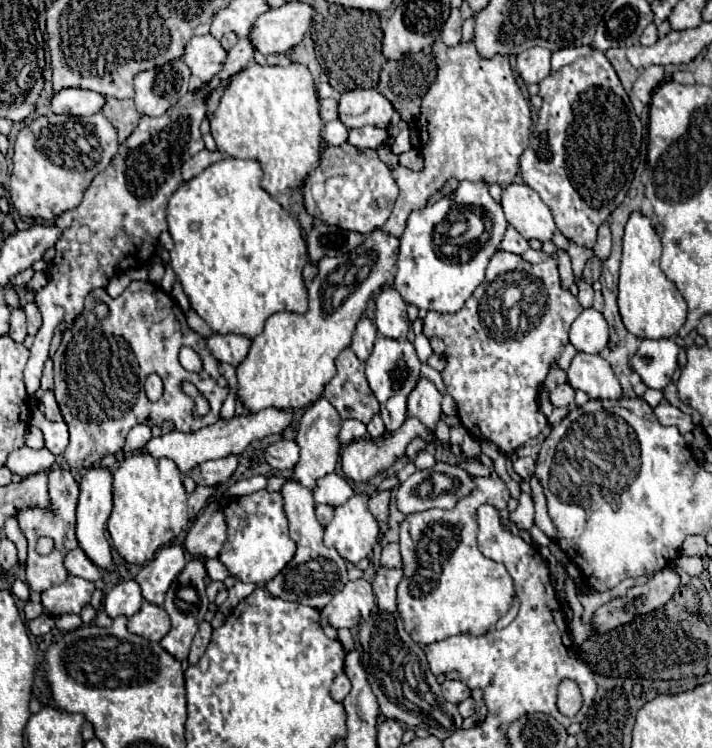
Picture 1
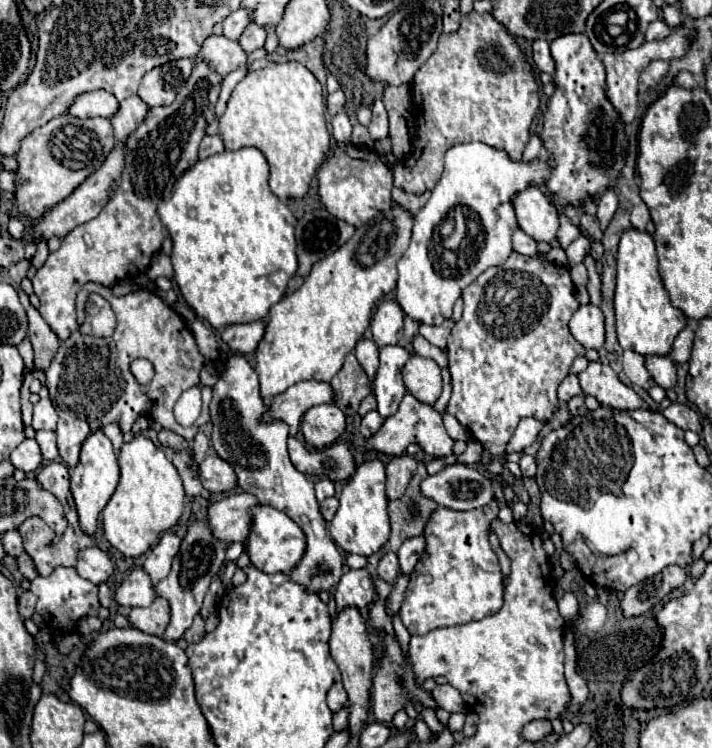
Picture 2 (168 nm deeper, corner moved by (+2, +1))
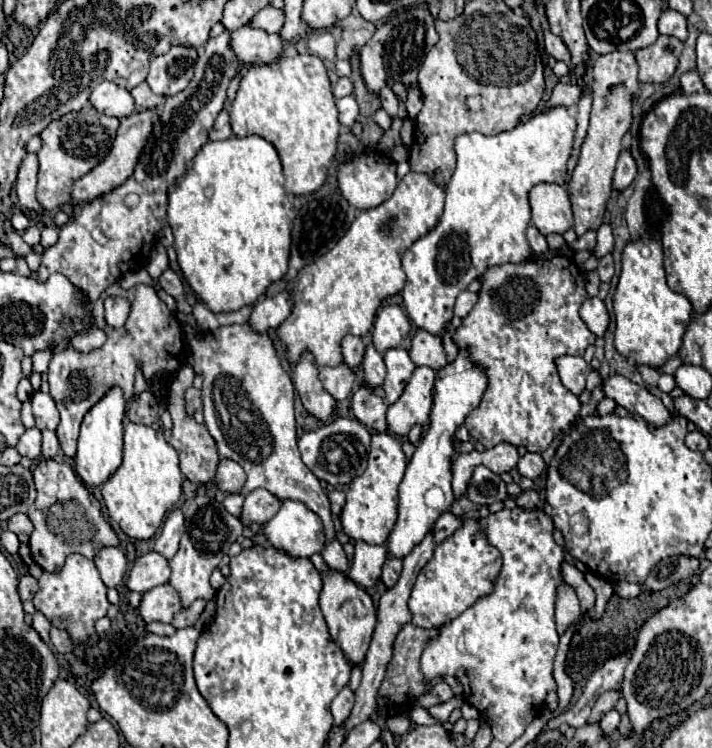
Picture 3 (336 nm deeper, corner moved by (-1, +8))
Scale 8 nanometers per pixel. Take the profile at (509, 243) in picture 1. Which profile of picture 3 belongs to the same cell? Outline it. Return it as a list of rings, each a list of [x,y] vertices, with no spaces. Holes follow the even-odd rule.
[[[530,225],[530,227],[528,227],[526,235],[528,235],[530,247],[532,247],[532,251],[534,251],[536,255],[544,255],[544,253],[548,251],[548,243],[546,243],[544,235],[542,235],[542,233],[538,233],[538,229],[534,229],[534,225]]]

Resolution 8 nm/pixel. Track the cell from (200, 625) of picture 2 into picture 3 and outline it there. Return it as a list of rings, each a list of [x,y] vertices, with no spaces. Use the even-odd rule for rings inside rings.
[[[196,599],[190,607],[186,607],[186,609],[182,609],[180,613],[176,613],[176,615],[174,615],[172,625],[174,625],[176,629],[184,629],[184,627],[194,625],[194,623],[198,621],[200,613],[204,611],[204,605],[206,605],[206,601],[204,601],[204,599]]]

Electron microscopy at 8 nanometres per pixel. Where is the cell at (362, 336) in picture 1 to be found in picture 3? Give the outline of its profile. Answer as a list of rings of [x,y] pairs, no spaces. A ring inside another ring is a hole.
[[[370,343],[366,347],[366,355],[364,355],[364,381],[370,389],[376,389],[384,383],[386,377],[386,365],[382,355],[374,349],[374,345]]]

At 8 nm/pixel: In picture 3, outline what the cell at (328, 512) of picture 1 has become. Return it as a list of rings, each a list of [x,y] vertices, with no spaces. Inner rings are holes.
[[[332,491],[328,493],[328,499],[330,499],[330,505],[332,505],[332,515],[340,515],[342,507],[344,507],[344,501],[346,501],[346,495],[344,491]]]

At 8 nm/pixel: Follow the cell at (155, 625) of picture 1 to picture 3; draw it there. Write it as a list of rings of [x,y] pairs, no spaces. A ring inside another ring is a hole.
[[[164,583],[164,585],[158,585],[150,591],[146,591],[142,597],[142,603],[140,603],[140,615],[144,617],[146,623],[150,623],[150,621],[170,623],[174,613],[180,609],[182,609],[180,595],[170,583]]]

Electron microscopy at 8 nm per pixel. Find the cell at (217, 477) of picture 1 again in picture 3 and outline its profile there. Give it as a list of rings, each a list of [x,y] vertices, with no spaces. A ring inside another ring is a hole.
[[[222,459],[216,471],[216,485],[224,493],[240,493],[246,483],[244,469],[230,459]]]

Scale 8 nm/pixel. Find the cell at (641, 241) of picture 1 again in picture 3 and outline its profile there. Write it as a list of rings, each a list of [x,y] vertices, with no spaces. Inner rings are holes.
[[[656,241],[628,243],[622,251],[622,271],[614,291],[616,313],[616,349],[622,357],[632,359],[636,365],[662,367],[674,357],[682,345],[686,325],[692,317],[690,301],[672,291],[664,275],[664,253]]]

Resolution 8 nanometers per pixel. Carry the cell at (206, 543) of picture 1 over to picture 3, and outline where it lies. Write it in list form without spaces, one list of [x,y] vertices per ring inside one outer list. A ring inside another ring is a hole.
[[[256,489],[256,491],[248,493],[244,499],[242,523],[250,525],[256,521],[256,523],[264,525],[274,517],[274,513],[278,513],[280,507],[282,507],[282,501],[276,495],[272,495],[266,489]]]

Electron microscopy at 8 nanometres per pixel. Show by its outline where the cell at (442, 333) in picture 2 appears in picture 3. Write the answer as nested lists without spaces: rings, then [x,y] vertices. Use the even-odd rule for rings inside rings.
[[[462,291],[462,293],[458,295],[458,299],[456,299],[454,315],[456,315],[456,317],[466,317],[466,315],[472,311],[472,307],[476,305],[476,301],[478,301],[478,293]]]

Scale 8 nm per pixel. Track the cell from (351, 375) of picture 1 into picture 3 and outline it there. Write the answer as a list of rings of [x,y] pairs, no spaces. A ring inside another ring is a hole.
[[[346,335],[342,339],[342,355],[344,355],[344,363],[350,365],[352,369],[358,369],[362,359],[364,359],[364,351],[366,351],[366,345],[364,345],[364,339],[356,337],[356,335]]]

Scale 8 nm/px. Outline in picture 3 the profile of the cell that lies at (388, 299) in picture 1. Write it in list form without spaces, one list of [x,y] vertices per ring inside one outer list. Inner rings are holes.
[[[386,305],[378,311],[372,331],[374,347],[384,353],[392,347],[398,347],[402,339],[410,333],[410,319],[398,305]]]

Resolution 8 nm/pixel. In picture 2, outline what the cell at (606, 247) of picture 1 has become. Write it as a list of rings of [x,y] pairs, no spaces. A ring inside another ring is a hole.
[[[611,190],[611,192],[607,192],[607,196],[603,196],[603,198],[599,200],[597,220],[599,220],[599,224],[601,224],[601,230],[605,230],[605,228],[609,226],[611,218],[615,216],[615,212],[617,212],[617,192]]]

